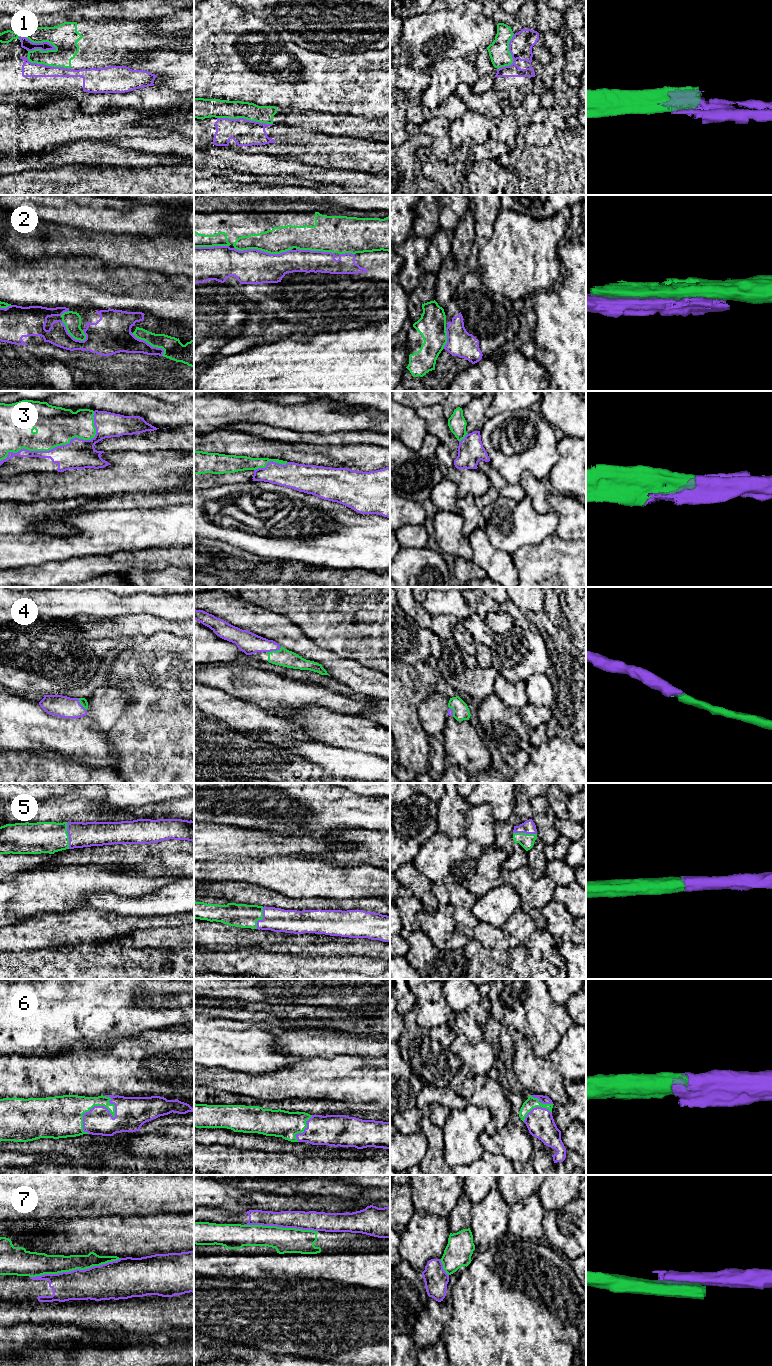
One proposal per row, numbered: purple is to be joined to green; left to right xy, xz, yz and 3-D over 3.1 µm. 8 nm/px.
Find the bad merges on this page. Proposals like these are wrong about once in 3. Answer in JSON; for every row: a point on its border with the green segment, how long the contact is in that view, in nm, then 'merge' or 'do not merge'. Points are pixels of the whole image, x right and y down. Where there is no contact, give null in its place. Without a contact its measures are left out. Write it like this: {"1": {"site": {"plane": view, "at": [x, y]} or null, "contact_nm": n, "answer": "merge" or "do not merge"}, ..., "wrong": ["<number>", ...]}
{"1": {"site": {"plane": "xy", "at": [37, 42]}, "contact_nm": 340, "answer": "do not merge"}, "2": {"site": {"plane": "xz", "at": [263, 250]}, "contact_nm": 460, "answer": "do not merge"}, "3": {"site": {"plane": "xy", "at": [59, 445]}, "contact_nm": 850, "answer": "merge"}, "4": {"site": {"plane": "xz", "at": [274, 651]}, "contact_nm": 130, "answer": "merge"}, "5": {"site": {"plane": "xy", "at": [68, 835]}, "contact_nm": 220, "answer": "merge"}, "6": {"site": {"plane": "xy", "at": [100, 1105]}, "contact_nm": 360, "answer": "merge"}, "7": {"site": {"plane": "xy", "at": [75, 1269]}, "contact_nm": 750, "answer": "do not merge"}, "wrong": ["1", "2", "7"]}

